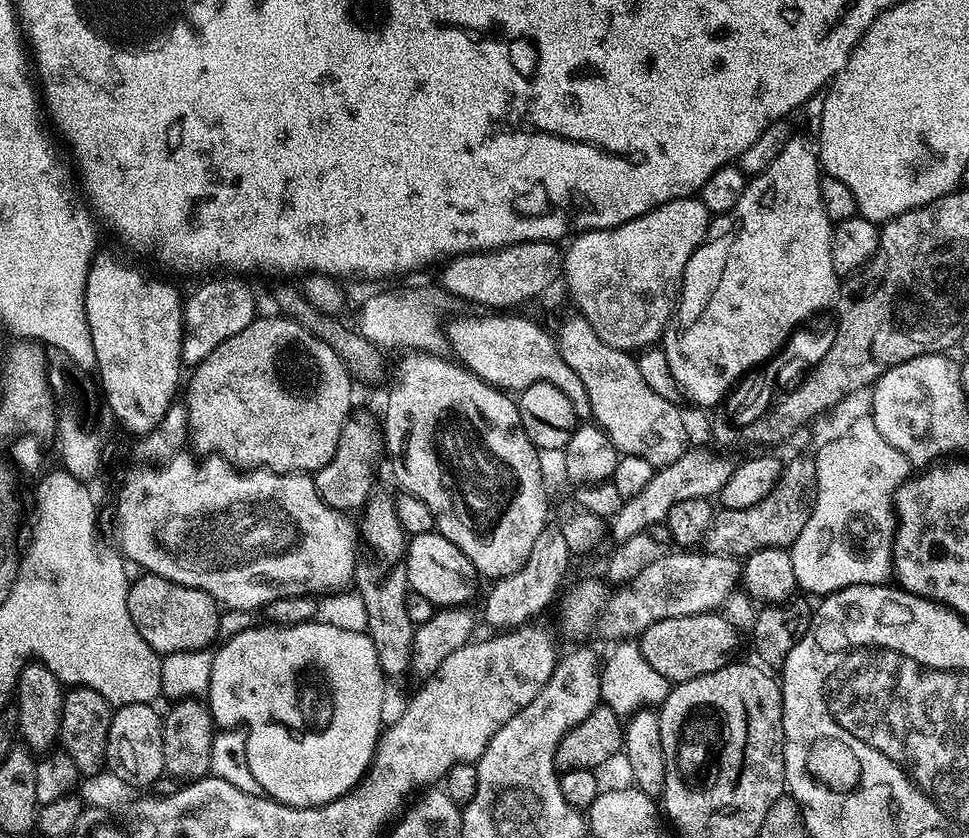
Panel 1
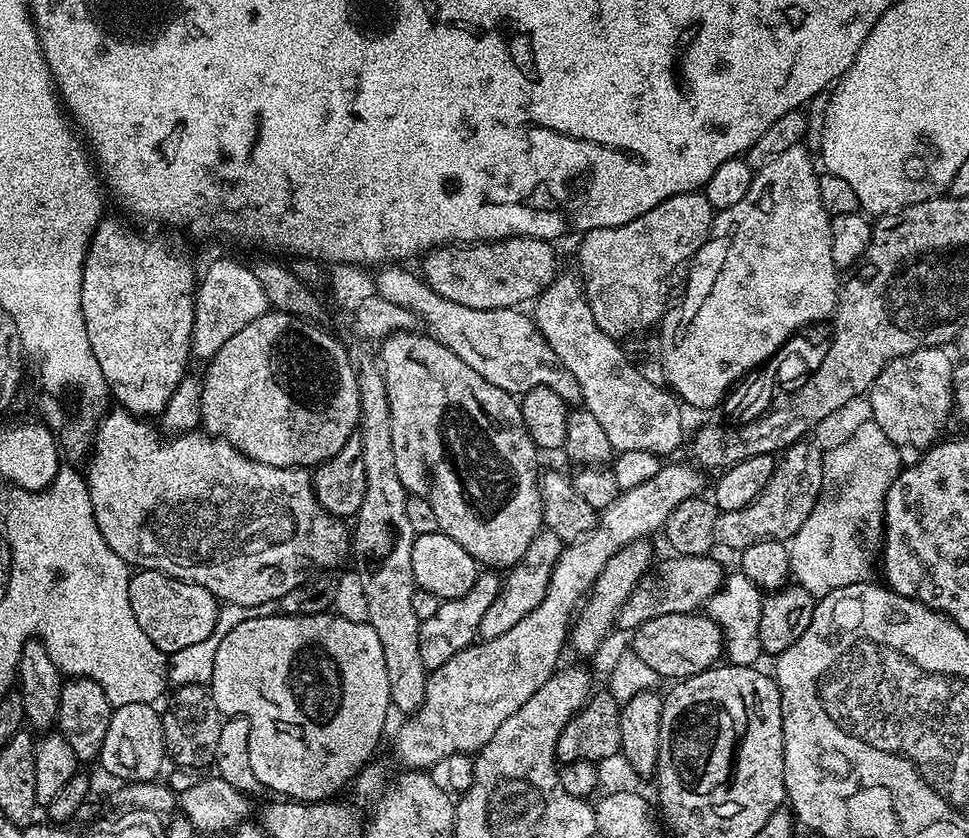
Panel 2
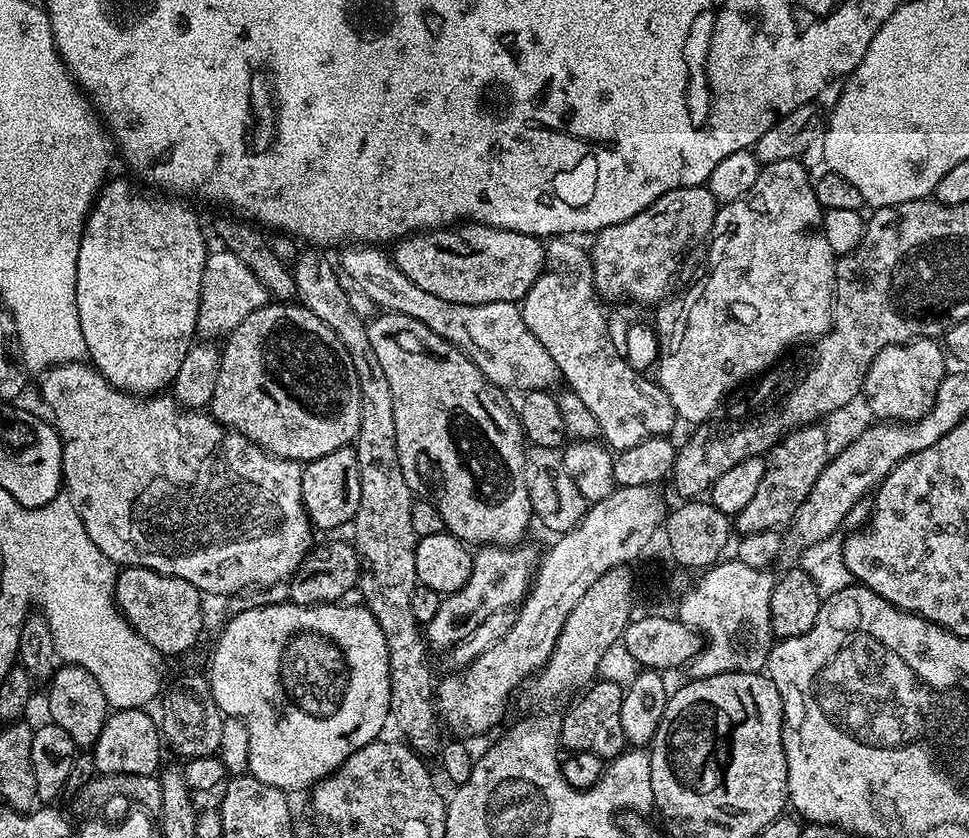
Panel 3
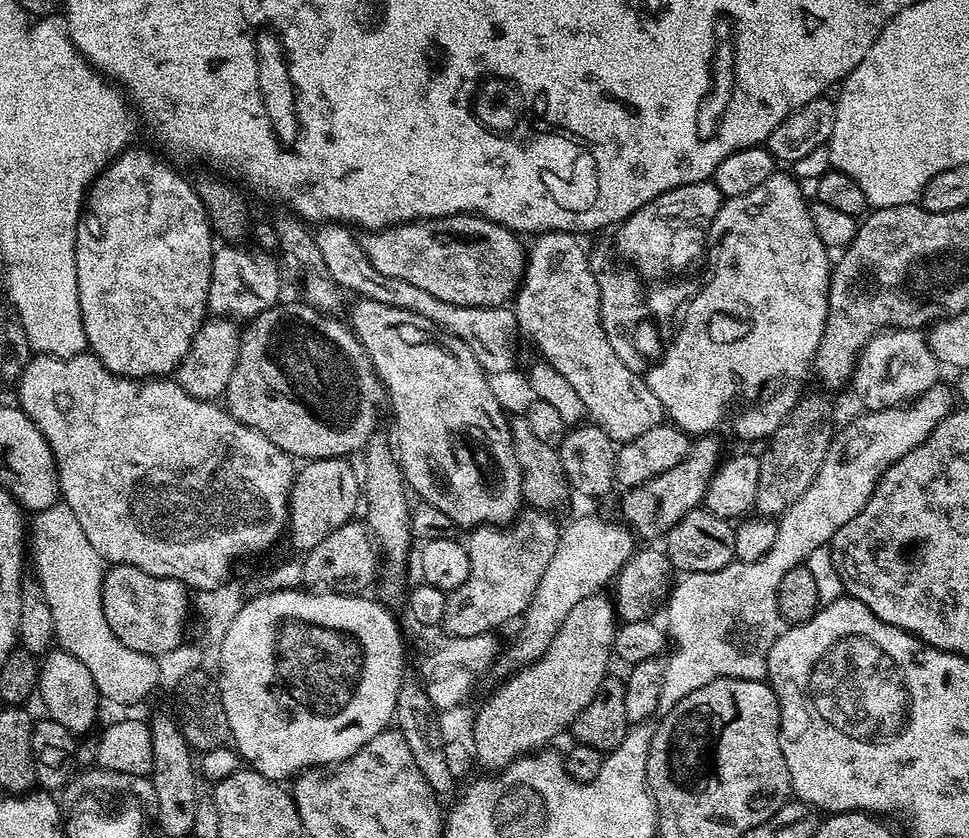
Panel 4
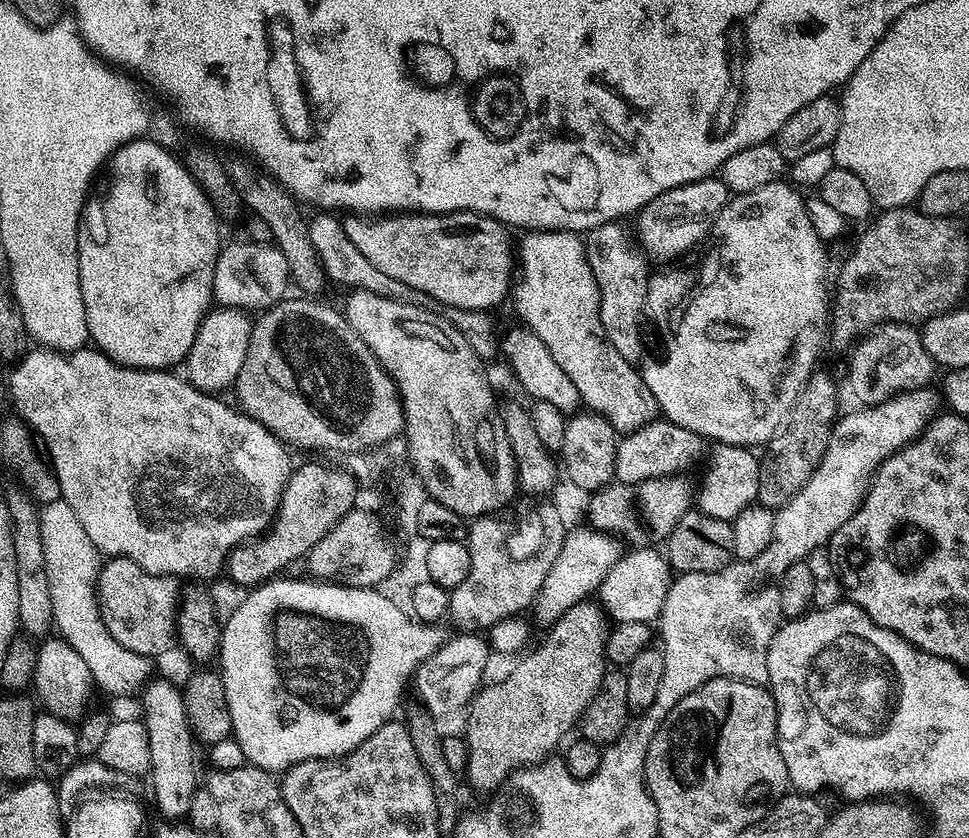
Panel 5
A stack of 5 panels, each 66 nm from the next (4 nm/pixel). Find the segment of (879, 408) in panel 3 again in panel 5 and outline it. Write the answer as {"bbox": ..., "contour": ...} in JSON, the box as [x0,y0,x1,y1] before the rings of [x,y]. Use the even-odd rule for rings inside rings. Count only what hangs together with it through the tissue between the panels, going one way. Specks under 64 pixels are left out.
{"bbox":[848,322,934,405],"contour":[[[885,322],[861,335],[855,344],[856,349],[848,360],[848,388],[861,405],[890,400],[899,392],[913,392],[929,383],[934,365],[913,325]]]}

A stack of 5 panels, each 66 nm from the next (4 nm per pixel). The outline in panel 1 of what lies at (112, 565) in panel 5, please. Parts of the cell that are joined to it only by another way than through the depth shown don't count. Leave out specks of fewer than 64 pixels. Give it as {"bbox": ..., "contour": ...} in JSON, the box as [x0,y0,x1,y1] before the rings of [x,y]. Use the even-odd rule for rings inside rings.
{"bbox":[128,574,222,654],"contour":[[[140,574],[137,580],[135,577],[128,585],[128,605],[138,634],[161,654],[207,649],[219,634],[222,612],[216,599],[202,590],[175,584],[161,576]]]}

